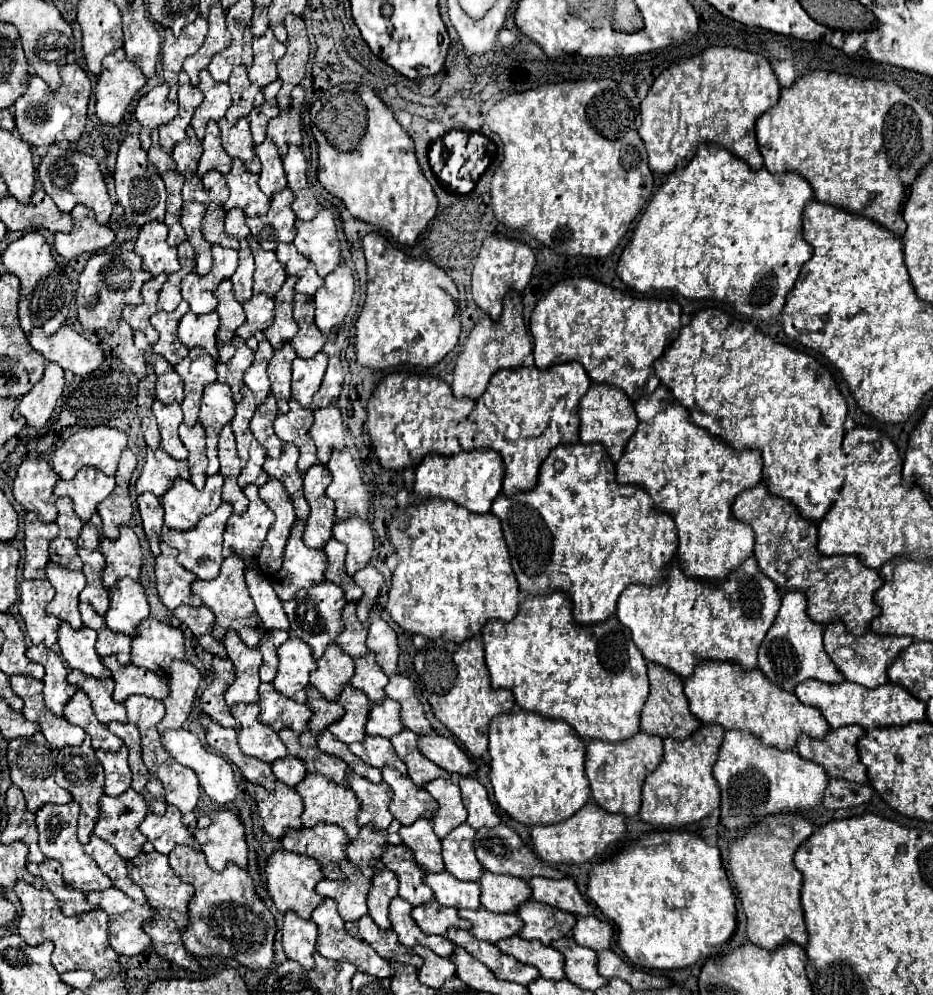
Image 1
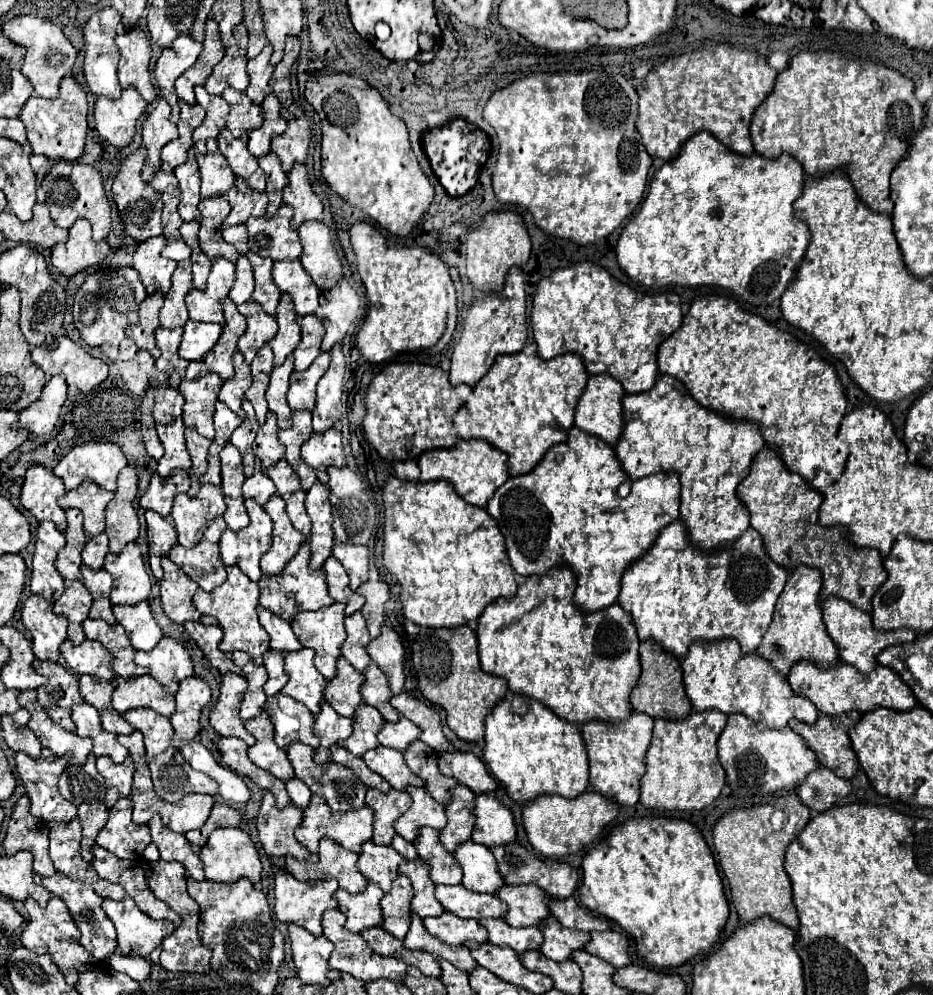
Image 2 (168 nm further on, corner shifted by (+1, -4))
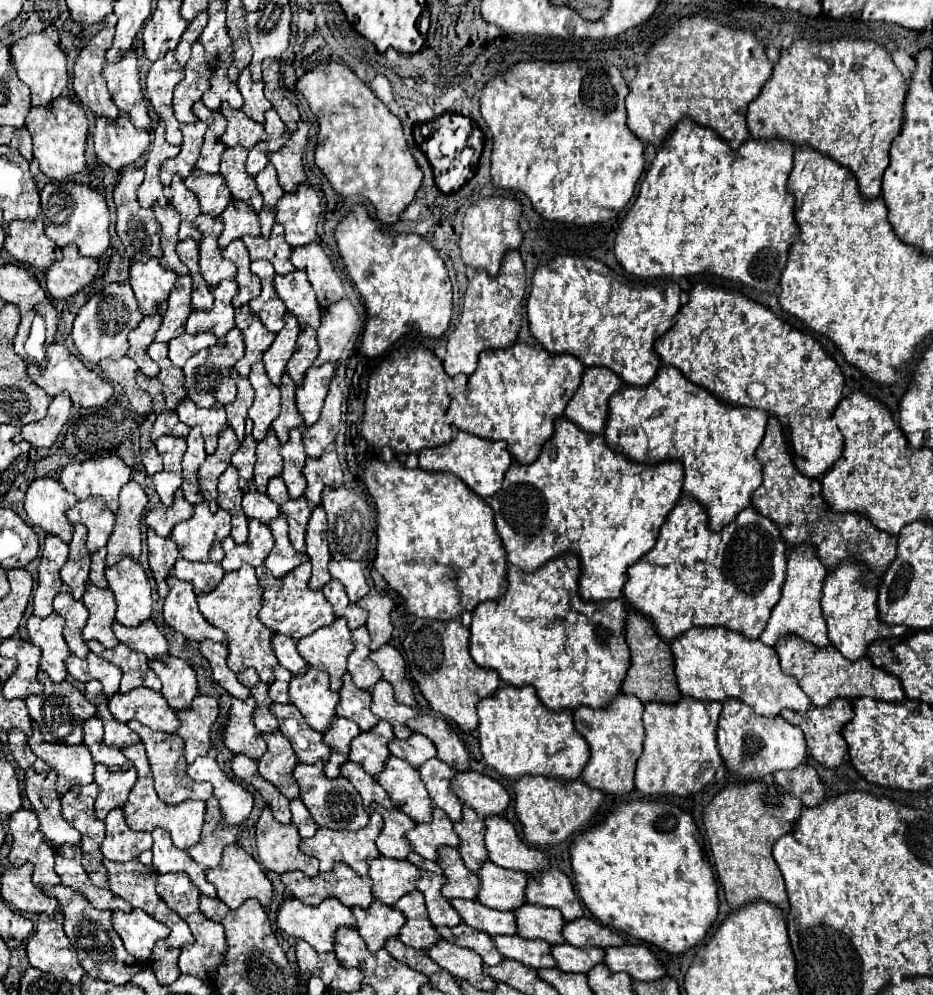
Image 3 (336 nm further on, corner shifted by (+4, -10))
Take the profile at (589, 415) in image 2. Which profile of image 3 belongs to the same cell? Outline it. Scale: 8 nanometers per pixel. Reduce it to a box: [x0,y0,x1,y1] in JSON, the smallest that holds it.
[566,367,620,435]

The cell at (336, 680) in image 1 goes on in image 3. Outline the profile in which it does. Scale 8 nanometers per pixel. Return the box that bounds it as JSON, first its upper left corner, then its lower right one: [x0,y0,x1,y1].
[336,673,378,731]

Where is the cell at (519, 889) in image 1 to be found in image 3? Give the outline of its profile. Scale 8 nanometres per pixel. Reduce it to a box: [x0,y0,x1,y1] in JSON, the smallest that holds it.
[514,903,564,945]

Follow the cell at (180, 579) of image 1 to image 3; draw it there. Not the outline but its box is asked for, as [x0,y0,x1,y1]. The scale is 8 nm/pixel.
[164,575,226,641]

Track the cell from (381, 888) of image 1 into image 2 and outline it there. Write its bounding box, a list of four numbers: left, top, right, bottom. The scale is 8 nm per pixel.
[381,874,413,939]

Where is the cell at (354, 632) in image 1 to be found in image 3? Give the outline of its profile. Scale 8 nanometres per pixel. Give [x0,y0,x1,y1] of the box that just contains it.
[348,625,382,691]

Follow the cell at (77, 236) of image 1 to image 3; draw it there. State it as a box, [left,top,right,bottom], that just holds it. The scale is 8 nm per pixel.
[46,245,98,299]

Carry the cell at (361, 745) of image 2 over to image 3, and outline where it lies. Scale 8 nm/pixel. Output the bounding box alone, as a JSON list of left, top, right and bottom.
[350,721,394,775]

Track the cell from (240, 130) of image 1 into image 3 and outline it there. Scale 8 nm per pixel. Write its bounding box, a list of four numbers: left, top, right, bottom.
[220,147,262,213]

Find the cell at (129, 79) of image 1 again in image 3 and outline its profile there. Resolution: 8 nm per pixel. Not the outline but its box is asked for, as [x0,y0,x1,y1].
[94,113,150,169]

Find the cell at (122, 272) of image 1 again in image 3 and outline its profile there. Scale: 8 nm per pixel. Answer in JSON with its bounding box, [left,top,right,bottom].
[72,283,142,365]

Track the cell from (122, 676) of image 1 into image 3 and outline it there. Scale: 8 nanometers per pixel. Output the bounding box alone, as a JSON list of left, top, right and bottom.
[108,689,180,733]

